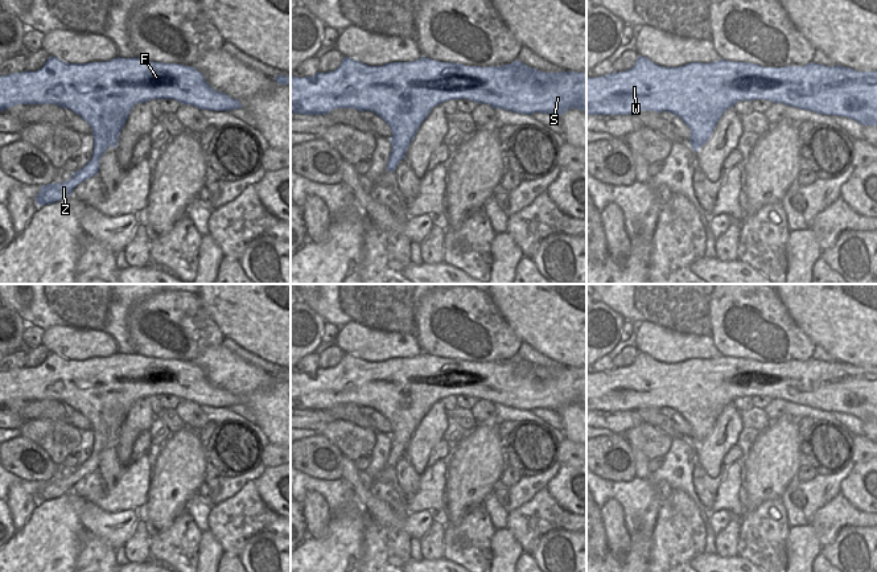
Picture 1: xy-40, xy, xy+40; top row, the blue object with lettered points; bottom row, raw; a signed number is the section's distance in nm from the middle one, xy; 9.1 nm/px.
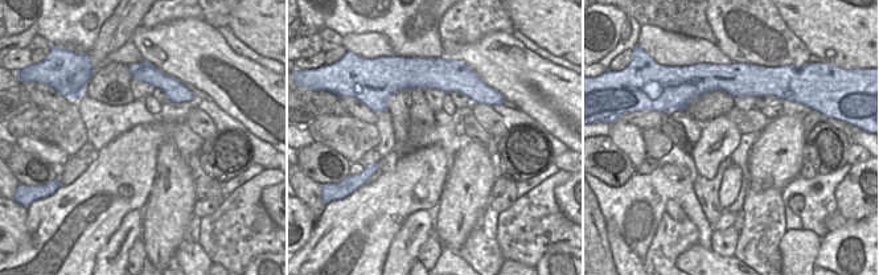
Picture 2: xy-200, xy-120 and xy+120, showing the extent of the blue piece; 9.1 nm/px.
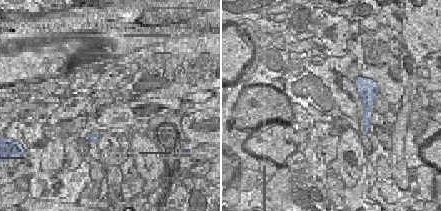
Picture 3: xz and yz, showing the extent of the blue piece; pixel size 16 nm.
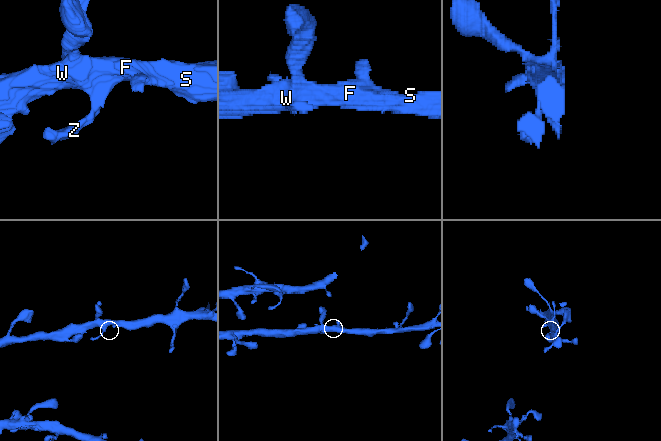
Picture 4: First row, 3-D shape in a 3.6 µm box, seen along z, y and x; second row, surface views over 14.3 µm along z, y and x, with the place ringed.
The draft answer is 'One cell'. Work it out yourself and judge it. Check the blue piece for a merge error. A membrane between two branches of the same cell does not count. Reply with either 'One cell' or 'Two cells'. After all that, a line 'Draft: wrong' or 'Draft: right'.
One cell
Draft: right

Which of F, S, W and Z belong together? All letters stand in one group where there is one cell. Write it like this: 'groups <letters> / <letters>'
groups F S W Z

